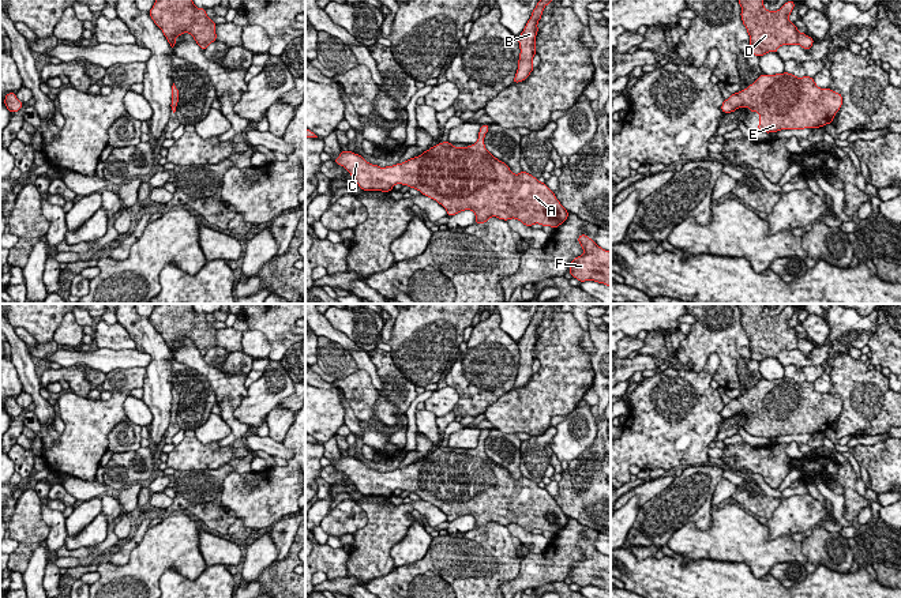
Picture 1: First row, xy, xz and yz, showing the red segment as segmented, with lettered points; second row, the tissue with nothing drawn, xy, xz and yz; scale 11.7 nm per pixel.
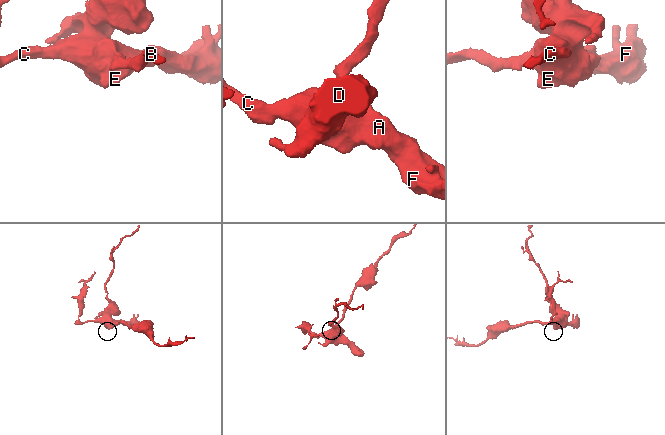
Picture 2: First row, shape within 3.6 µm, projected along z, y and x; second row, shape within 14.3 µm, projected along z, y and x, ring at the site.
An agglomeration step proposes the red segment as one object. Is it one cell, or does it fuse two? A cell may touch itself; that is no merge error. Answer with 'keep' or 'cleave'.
keep

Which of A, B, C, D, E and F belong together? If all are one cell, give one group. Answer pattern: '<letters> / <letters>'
A B C D E F

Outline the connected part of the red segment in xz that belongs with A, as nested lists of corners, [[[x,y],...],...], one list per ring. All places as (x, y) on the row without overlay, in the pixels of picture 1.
[[[488,429],[480,432],[473,451],[455,452],[447,445],[393,471],[372,470],[346,455],[341,455],[334,467],[343,471],[363,496],[390,497],[395,489],[408,490],[442,509],[447,522],[472,515],[477,530],[491,522],[515,523],[529,533],[538,529],[556,534],[566,527],[570,518],[547,489],[523,475],[514,479],[485,454],[488,435]]]

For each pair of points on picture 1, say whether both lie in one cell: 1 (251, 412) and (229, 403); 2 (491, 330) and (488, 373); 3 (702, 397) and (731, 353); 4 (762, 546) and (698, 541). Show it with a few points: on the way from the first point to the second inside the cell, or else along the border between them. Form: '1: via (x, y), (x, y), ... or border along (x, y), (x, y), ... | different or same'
1: border along (247, 388), (247, 395), (233, 414), (250, 428) | different
2: via (490, 341), (490, 363) | same
3: border along (720, 357), (712, 354), (699, 371), (690, 369) | different
4: via (746, 542), (714, 542) | same

